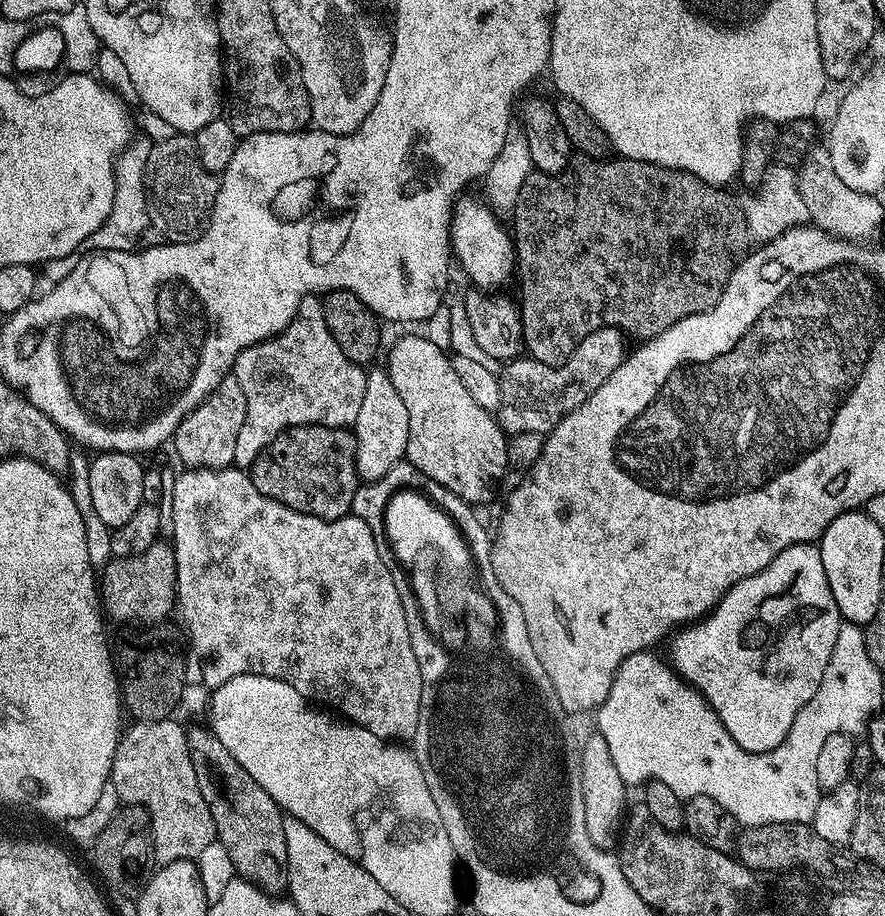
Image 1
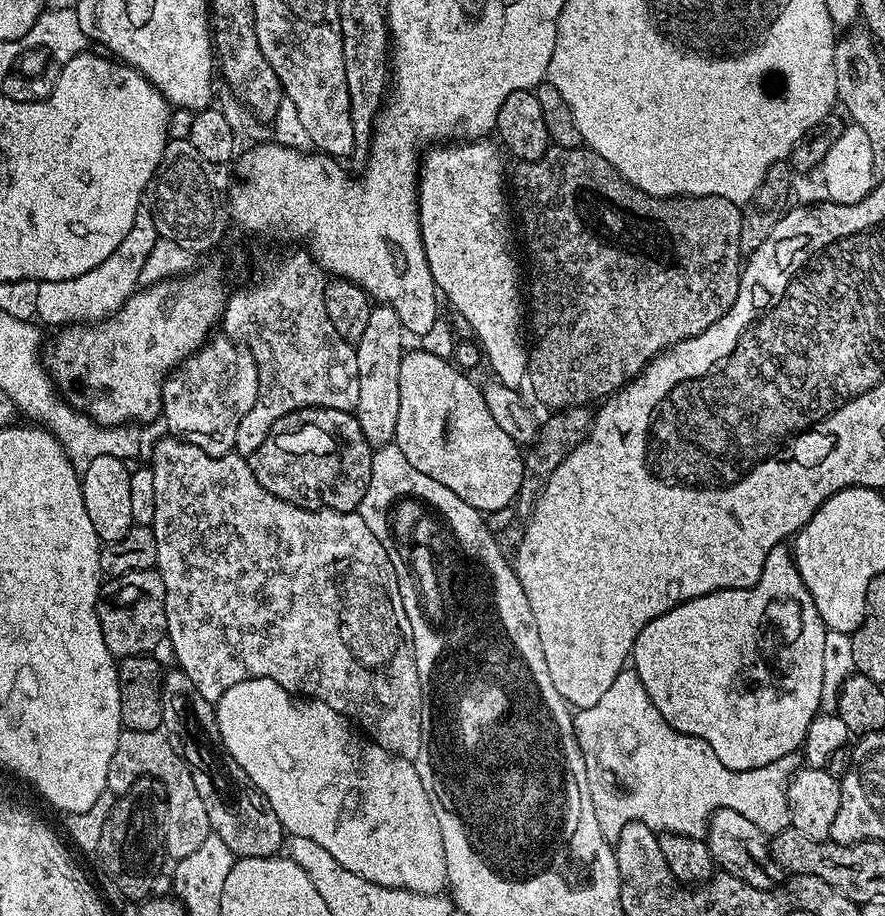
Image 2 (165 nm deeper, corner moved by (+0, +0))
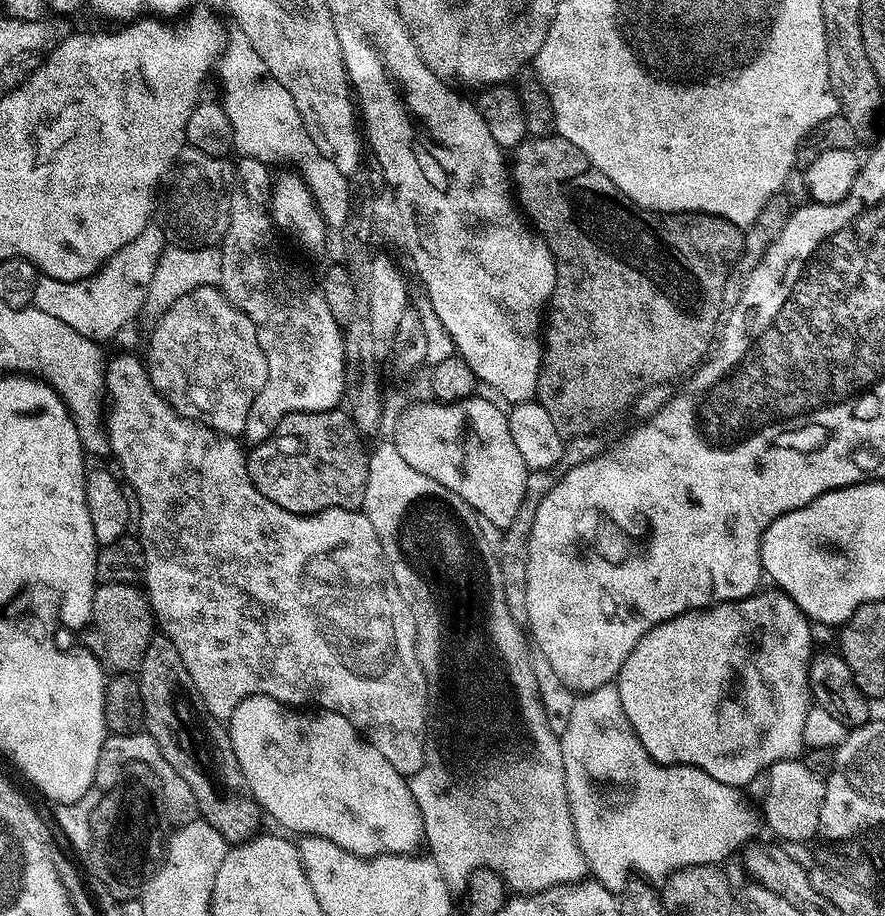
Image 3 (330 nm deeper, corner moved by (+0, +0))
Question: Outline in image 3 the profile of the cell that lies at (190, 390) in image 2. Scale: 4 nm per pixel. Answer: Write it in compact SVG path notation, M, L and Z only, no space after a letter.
M219 287L190 290L161 316L155 317L152 337L148 340L146 367L148 377L168 405L185 416L187 420L196 420L215 432L226 436L239 437L246 426L250 406L254 398L266 386L266 354L258 346L258 334L254 322L242 310L238 310L228 301Z

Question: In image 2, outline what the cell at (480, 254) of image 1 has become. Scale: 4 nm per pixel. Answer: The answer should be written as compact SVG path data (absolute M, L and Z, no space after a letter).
M472 138L467 142L448 142L443 146L432 146L423 153L420 171L418 173L418 214L420 215L420 233L422 234L422 246L426 250L426 262L430 266L432 283L440 292L456 307L456 312L472 327L475 343L480 345L480 350L486 364L492 367L492 372L499 383L519 389L525 383L528 374L528 348L520 345L520 296L522 300L522 284L520 288L520 272L516 269L516 256L512 253L512 228L514 232L514 220L508 217L510 212L510 200L506 195L506 172L504 176L504 164L500 161L501 149L495 143L487 144L484 138Z

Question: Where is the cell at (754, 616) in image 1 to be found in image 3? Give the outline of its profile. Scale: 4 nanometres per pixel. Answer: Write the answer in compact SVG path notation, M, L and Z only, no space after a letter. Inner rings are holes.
M780 590L772 592L757 591L744 600L737 600L726 604L714 604L711 608L695 608L693 612L683 612L681 616L670 618L654 630L650 630L630 650L630 658L622 662L622 670L617 674L614 687L618 690L618 698L622 698L622 708L626 710L626 718L634 730L637 740L644 748L644 753L656 764L688 765L710 774L718 782L731 787L743 789L753 781L759 781L762 774L767 773L772 765L783 760L797 759L805 751L802 738L802 725L806 723L806 714L810 707L810 673L808 664L814 655L814 641L812 639L812 624L807 616L800 611L790 597ZM644 720L672 720L672 728L644 728Z

